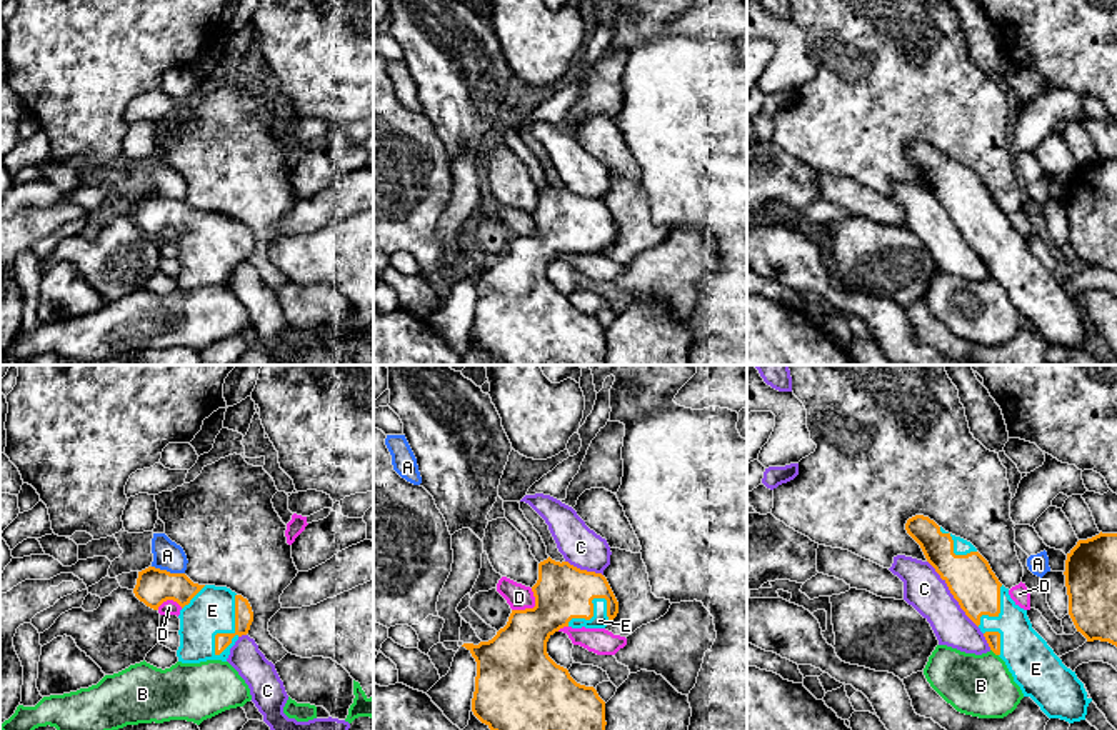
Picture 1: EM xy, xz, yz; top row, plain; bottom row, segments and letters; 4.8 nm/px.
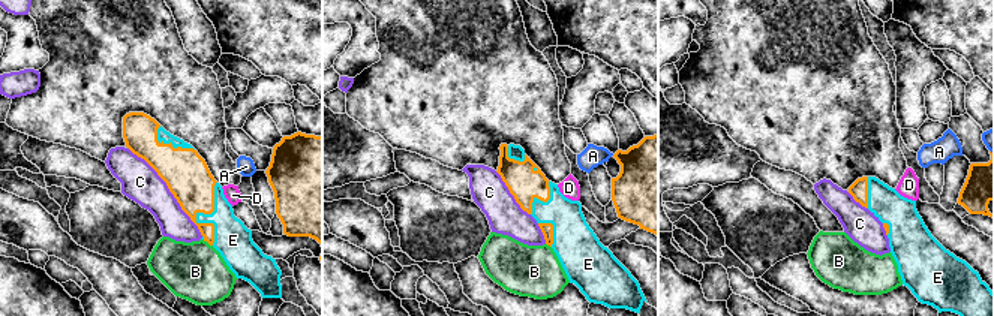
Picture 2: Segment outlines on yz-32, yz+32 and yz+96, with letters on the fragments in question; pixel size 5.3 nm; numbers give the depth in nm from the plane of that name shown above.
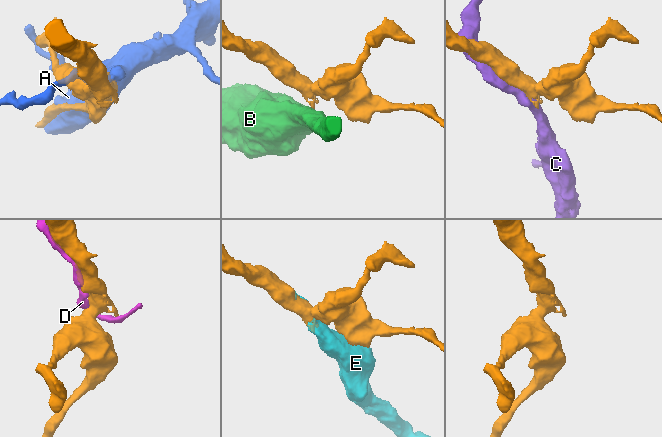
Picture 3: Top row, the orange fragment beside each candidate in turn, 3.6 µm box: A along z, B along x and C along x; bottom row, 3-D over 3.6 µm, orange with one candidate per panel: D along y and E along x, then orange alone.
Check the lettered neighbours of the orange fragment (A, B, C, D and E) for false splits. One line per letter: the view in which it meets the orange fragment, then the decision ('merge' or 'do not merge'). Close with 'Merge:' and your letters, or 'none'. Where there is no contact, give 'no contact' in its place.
A: contact in xy; do not merge
B: contact in yz; do not merge
C: contact in yz; do not merge
D: contact in xz; do not merge
E: contact in xy; merge
Merge: E

